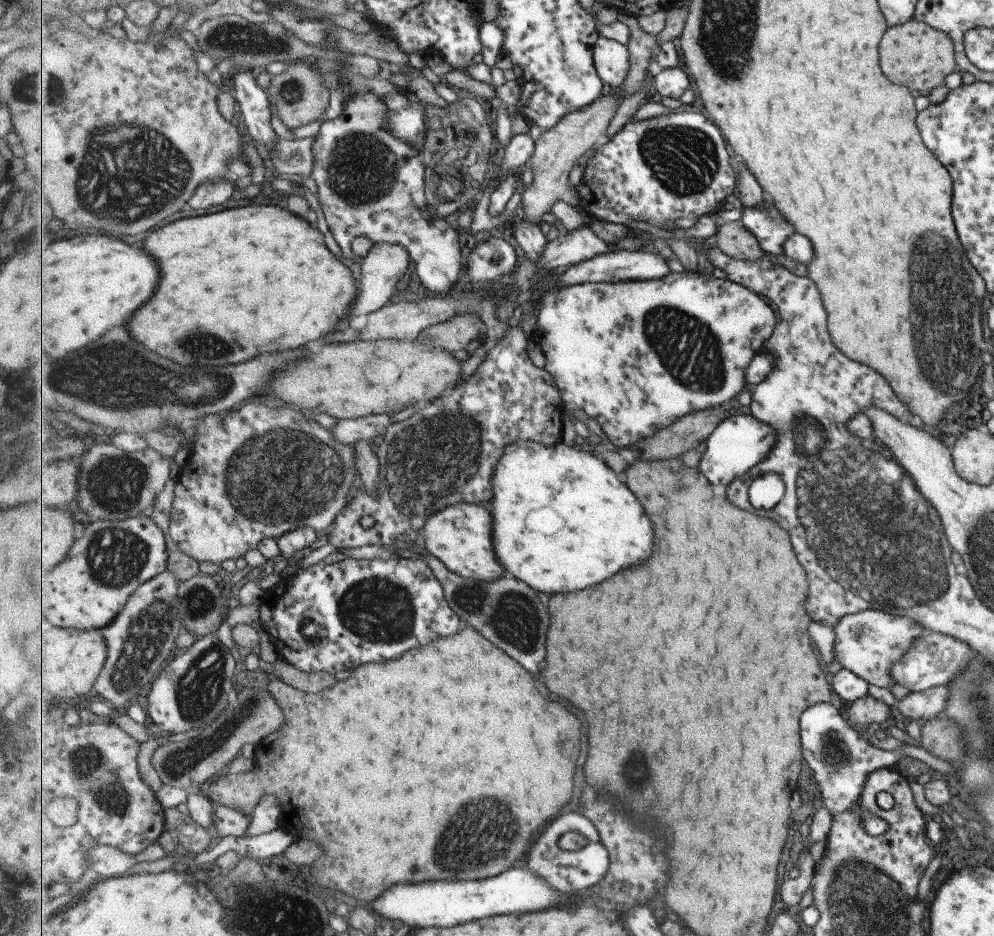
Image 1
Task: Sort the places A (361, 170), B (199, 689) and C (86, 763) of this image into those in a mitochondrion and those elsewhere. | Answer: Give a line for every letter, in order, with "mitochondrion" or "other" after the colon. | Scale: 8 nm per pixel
A: mitochondrion
B: mitochondrion
C: mitochondrion

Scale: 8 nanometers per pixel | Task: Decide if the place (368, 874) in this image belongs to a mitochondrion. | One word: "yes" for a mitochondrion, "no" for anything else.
no

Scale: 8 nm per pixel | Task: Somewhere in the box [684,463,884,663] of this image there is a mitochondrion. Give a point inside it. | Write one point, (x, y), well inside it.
(860, 633)

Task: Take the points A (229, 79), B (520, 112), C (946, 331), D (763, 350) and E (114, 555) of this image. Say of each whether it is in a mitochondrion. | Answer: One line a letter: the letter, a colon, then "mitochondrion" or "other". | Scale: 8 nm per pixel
A: other
B: other
C: mitochondrion
D: other
E: mitochondrion

